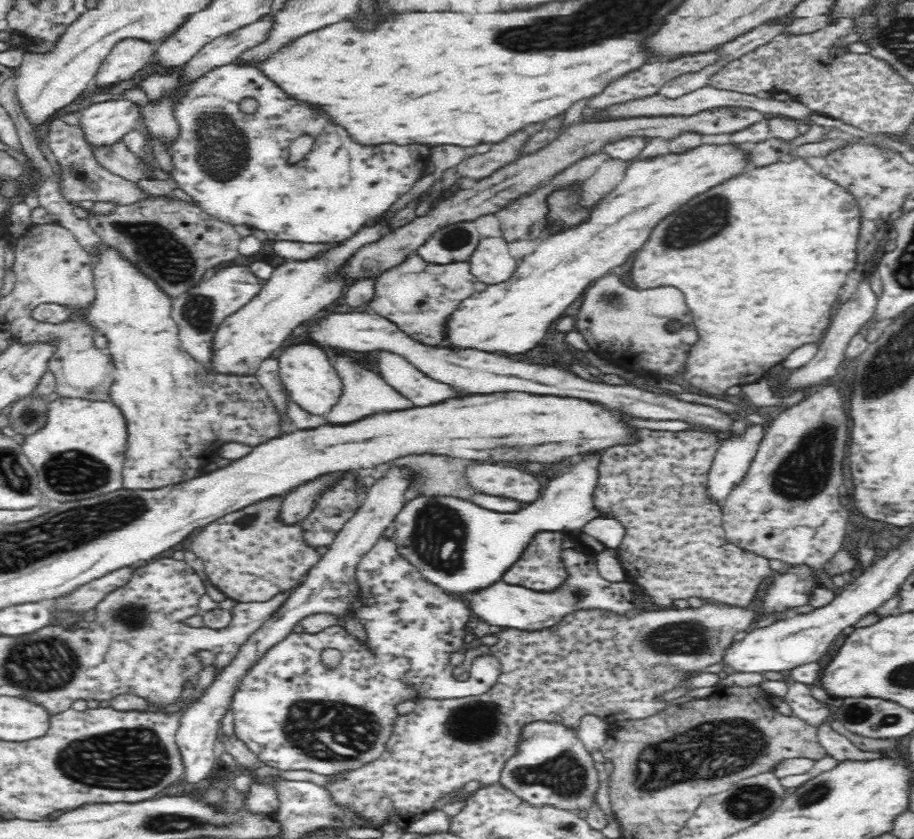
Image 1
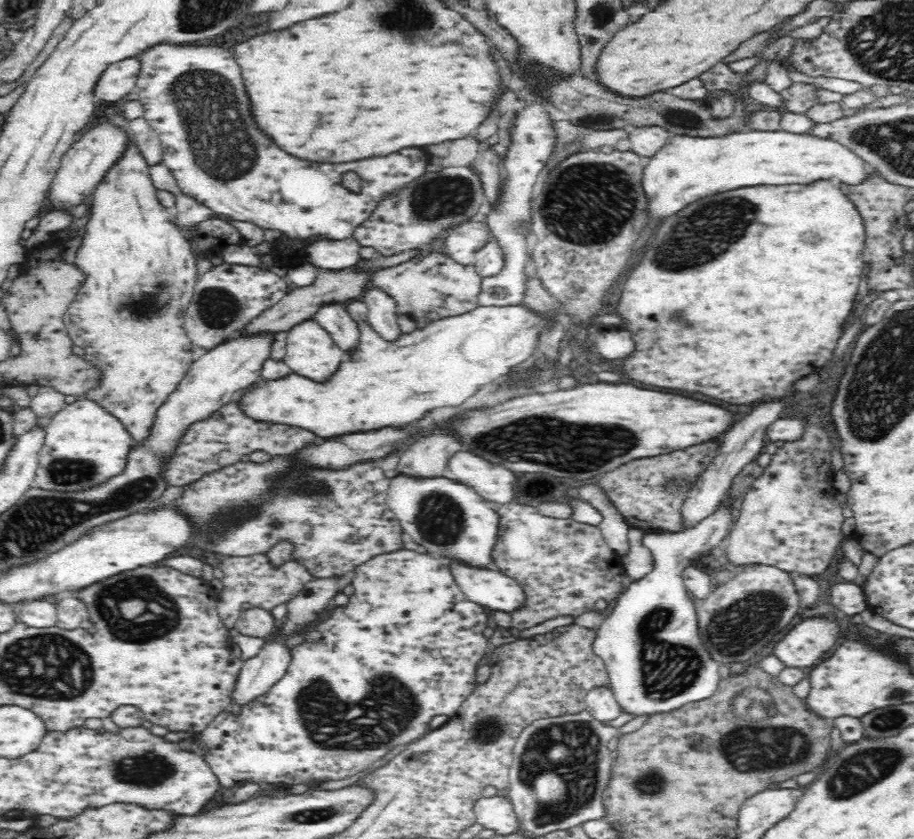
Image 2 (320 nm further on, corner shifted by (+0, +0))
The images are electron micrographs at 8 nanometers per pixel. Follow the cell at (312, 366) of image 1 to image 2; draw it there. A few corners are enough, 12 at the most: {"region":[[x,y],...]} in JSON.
{"region":[[313,318],[287,332],[286,366],[328,382],[344,352]]}

